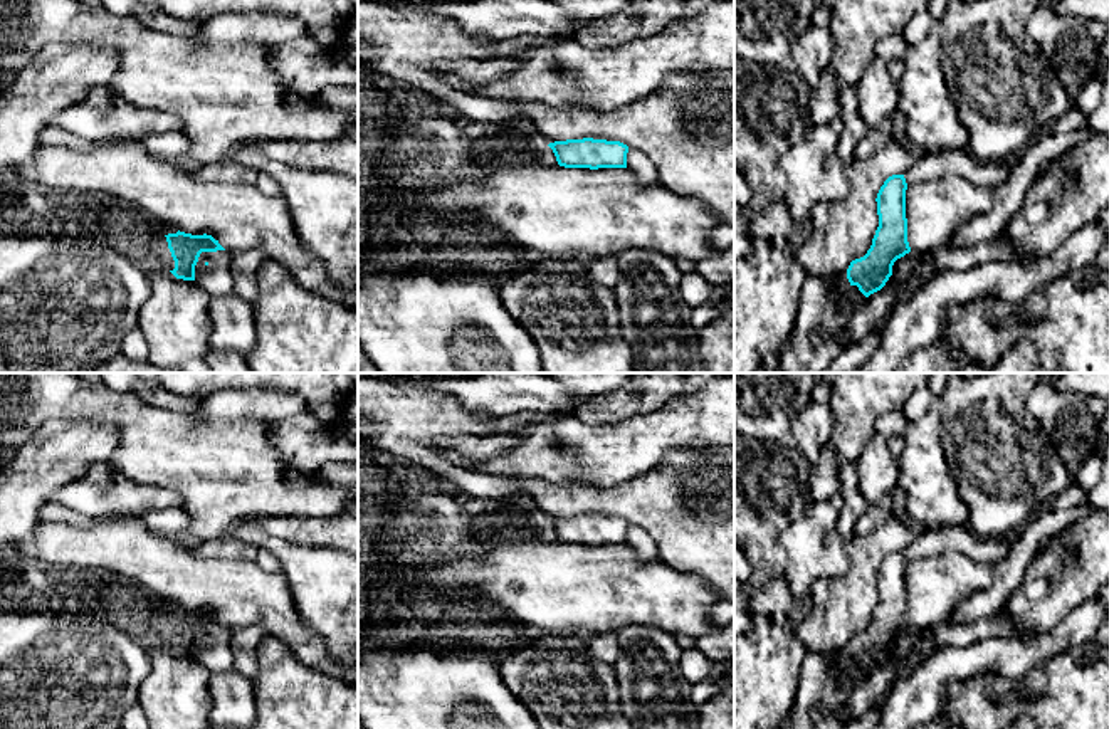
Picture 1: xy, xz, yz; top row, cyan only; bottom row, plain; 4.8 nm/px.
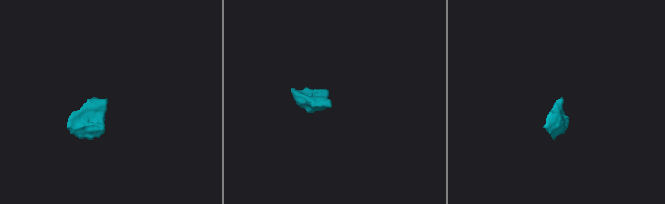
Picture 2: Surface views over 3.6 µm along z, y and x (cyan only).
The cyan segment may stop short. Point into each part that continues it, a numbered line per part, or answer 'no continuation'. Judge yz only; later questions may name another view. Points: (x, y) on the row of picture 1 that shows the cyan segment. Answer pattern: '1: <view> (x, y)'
1: yz (930, 167)
2: yz (824, 311)

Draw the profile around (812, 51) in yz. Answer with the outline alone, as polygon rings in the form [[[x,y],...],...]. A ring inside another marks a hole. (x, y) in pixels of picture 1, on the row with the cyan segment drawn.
[[[808,25],[791,44],[791,57],[798,76],[815,89],[822,72],[830,67],[833,40],[828,27]]]

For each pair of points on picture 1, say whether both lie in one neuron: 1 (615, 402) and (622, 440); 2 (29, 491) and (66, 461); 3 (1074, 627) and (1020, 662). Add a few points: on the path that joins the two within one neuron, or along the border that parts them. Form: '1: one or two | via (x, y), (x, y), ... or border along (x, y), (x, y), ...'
1: two | border along (659, 409), (599, 424), (585, 424), (580, 419)
2: one | via (37, 482), (57, 462)
3: one | via (1061, 639), (1034, 650)

